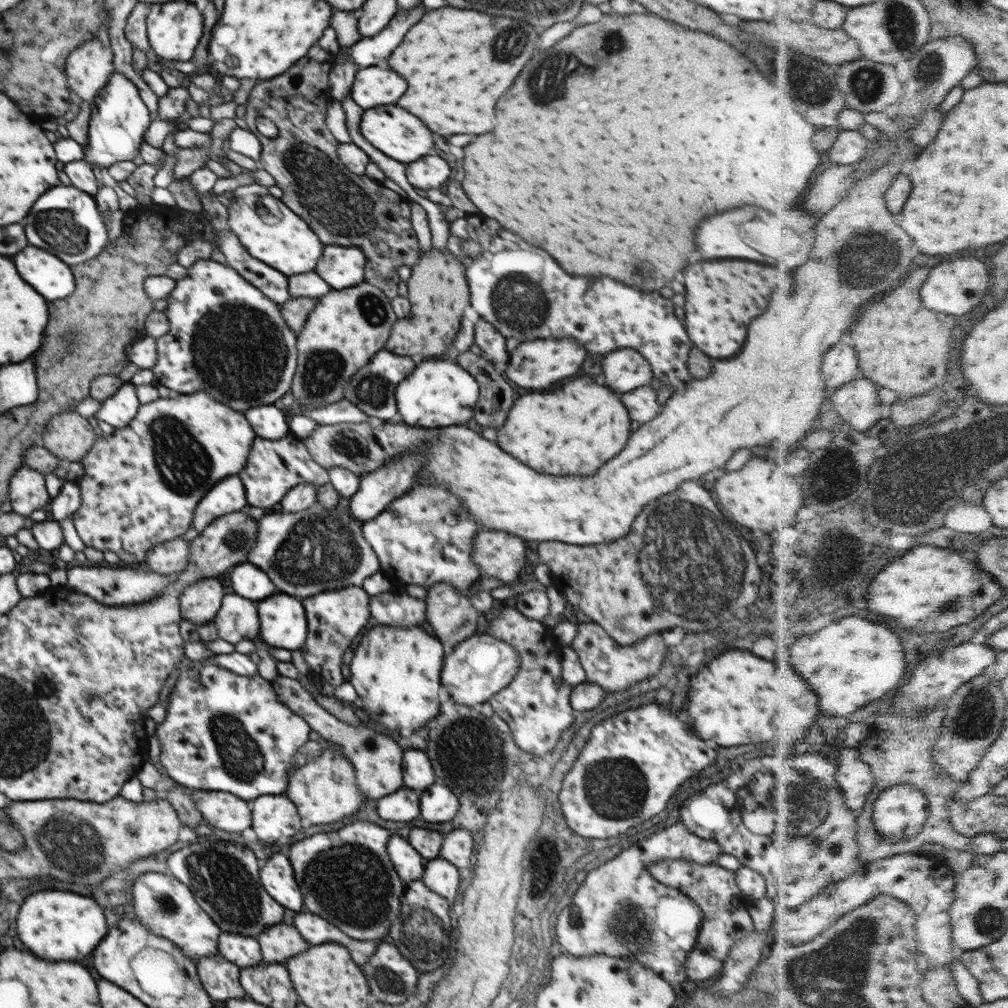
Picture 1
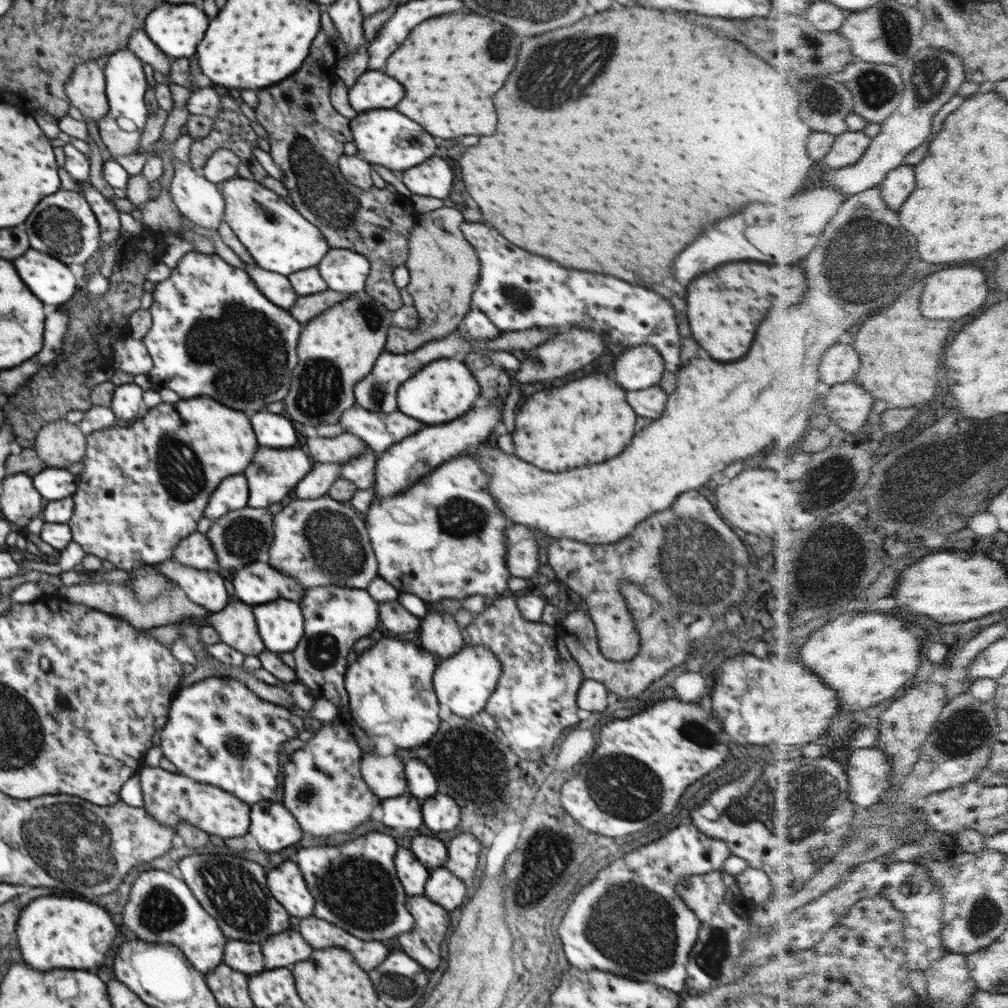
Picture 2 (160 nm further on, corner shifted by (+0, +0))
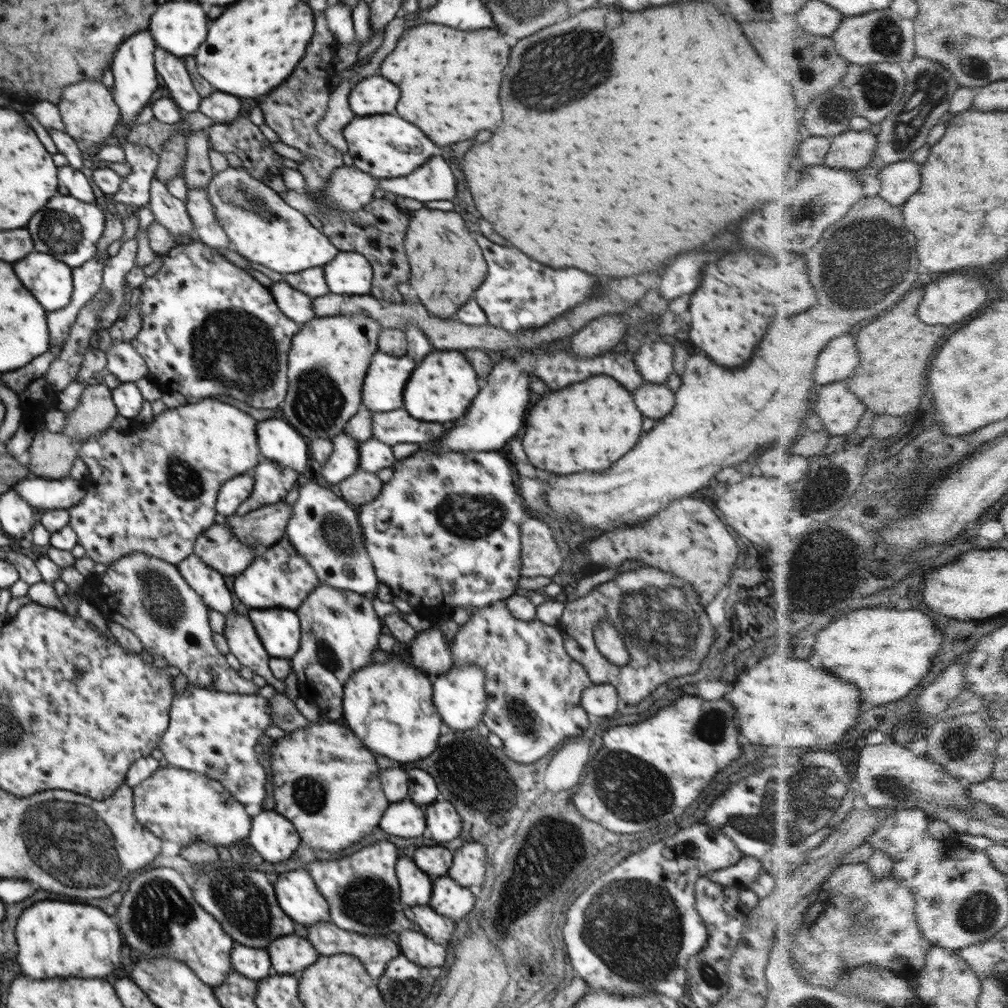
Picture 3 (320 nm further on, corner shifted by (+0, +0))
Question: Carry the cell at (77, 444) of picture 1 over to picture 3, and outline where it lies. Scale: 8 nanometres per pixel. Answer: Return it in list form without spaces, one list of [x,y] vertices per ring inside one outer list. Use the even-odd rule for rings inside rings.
[[[47,429],[35,433],[28,450],[30,460],[27,466],[29,467],[30,474],[40,478],[51,478],[52,480],[60,480],[68,477],[74,460],[79,456],[78,444],[74,442],[71,436],[68,436],[63,431],[52,433]]]

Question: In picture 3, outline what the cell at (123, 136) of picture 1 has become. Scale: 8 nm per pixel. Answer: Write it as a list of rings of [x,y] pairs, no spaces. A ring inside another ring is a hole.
[[[147,28],[129,36],[120,43],[109,66],[115,82],[111,95],[120,110],[120,119],[131,129],[137,125],[136,120],[140,117],[140,113],[143,112],[145,104],[149,100],[153,100],[161,91],[156,79],[156,76],[159,76],[155,69],[154,53],[156,49],[157,42]]]

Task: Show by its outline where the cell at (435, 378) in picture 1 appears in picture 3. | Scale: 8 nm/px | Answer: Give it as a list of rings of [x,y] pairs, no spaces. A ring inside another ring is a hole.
[[[433,350],[415,367],[410,382],[404,388],[404,408],[416,420],[424,422],[450,422],[464,416],[474,396],[478,394],[478,378],[468,359],[461,351]]]

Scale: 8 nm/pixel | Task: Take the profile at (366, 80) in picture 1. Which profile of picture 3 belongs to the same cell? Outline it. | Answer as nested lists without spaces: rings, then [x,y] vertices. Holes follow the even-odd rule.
[[[382,76],[363,78],[349,94],[349,106],[355,117],[394,112],[398,100],[400,100],[398,86]]]

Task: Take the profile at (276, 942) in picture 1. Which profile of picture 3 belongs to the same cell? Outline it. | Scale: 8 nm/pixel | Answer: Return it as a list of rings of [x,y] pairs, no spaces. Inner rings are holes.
[[[292,933],[273,940],[266,947],[273,970],[278,974],[302,972],[318,960],[318,952],[306,938]]]

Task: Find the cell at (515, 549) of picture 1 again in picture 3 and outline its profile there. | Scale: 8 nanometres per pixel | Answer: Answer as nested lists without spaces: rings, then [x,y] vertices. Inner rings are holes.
[[[528,515],[520,525],[521,576],[554,577],[564,564],[564,556],[557,542],[552,538],[552,528],[538,516]]]

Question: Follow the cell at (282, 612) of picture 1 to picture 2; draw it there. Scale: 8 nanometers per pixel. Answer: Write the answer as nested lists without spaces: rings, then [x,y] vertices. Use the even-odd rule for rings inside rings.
[[[286,599],[253,606],[257,628],[267,651],[292,652],[304,636],[298,603]]]

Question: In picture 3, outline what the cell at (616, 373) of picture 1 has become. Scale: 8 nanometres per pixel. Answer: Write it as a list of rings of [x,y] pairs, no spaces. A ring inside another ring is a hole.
[[[647,341],[638,349],[638,353],[634,354],[634,360],[640,374],[644,377],[645,384],[666,384],[666,379],[673,373],[674,345]]]

